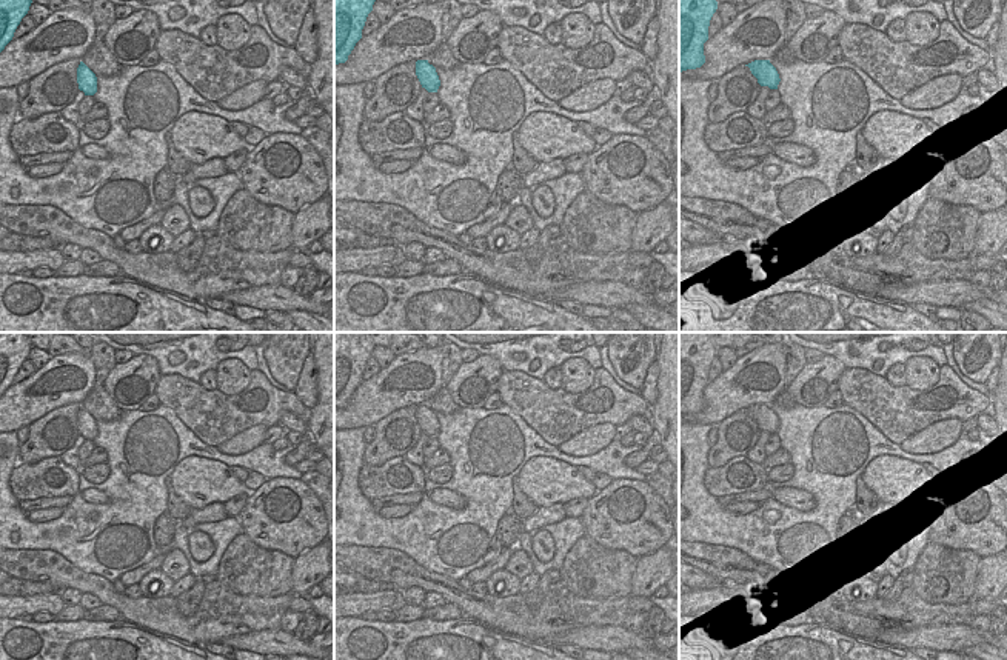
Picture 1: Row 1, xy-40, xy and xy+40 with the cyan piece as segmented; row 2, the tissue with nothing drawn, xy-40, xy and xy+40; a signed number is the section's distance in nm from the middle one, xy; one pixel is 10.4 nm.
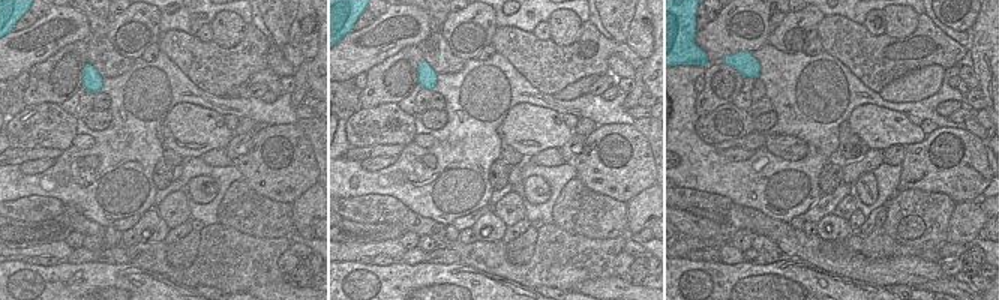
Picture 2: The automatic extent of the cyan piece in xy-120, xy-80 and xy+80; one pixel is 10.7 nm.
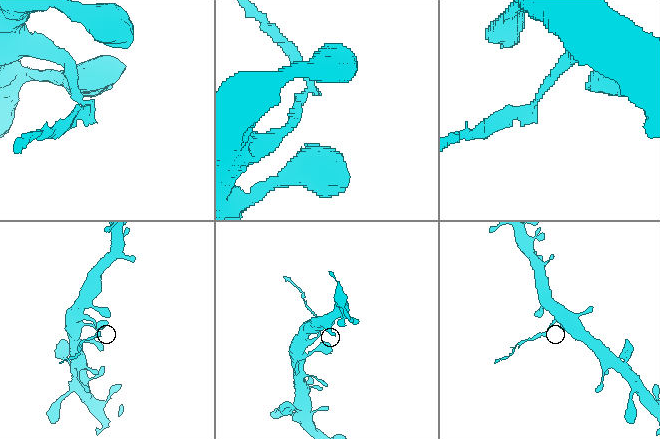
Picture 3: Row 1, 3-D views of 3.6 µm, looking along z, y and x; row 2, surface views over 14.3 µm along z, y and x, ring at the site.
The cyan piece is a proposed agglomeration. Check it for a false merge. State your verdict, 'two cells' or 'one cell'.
two cells

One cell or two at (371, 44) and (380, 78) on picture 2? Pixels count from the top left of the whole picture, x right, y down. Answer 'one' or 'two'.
two

